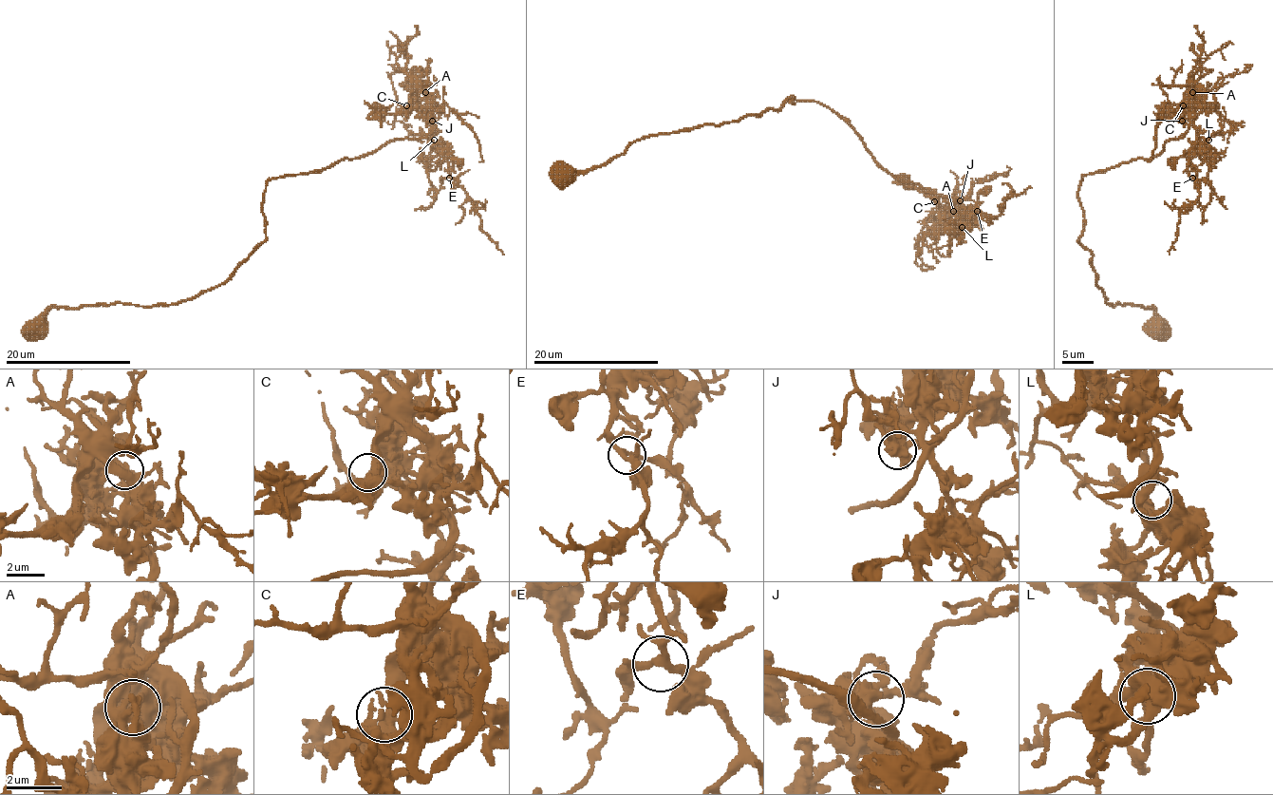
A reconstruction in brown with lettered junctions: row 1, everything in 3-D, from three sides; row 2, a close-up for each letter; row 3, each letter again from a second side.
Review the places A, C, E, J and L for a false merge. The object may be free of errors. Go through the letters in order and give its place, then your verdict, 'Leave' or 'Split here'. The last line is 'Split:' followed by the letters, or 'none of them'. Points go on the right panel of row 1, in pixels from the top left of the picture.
A: Place: (1192, 92). Leave
C: Place: (1183, 105). Leave
E: Place: (1192, 178). Leave
J: Place: (1182, 121). Leave
L: Place: (1208, 140). Leave
Split: none of them

